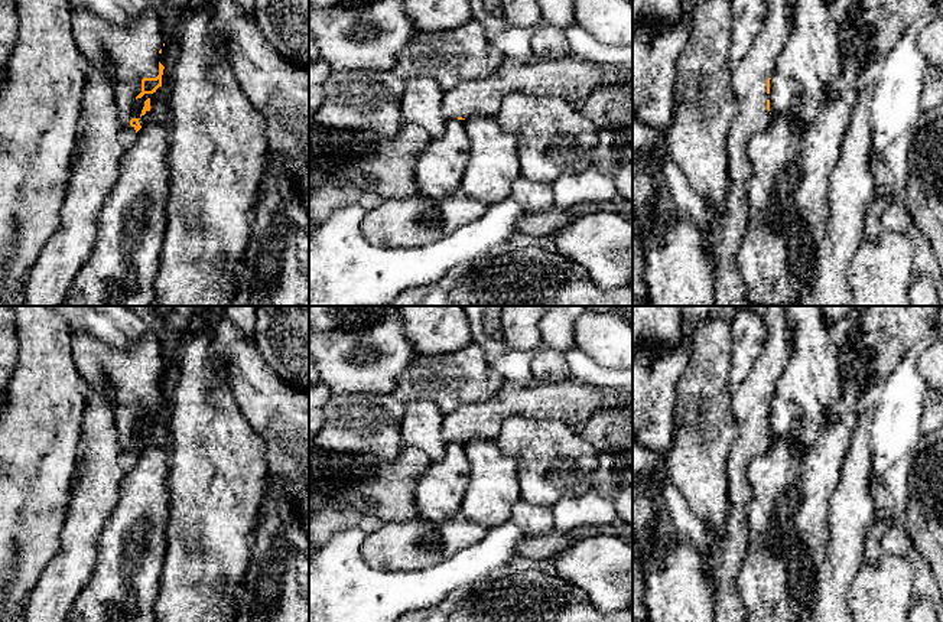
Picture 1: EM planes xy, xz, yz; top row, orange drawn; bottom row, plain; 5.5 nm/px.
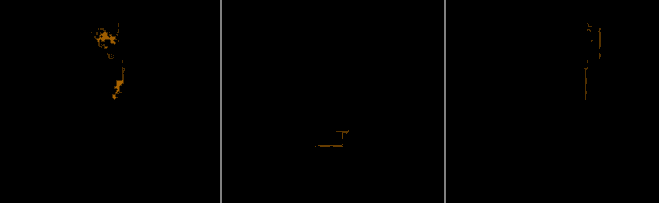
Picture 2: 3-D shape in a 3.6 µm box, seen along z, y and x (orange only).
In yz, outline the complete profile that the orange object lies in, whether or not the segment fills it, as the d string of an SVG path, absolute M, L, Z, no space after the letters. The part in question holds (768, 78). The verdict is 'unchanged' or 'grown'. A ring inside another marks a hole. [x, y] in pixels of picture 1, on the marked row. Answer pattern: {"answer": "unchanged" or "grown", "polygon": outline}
{"answer": "grown", "polygon": "M767 0L765 22L749 52L732 68L731 87L736 111L726 134L728 189L725 208L709 221L710 266L715 276L712 306L749 306L738 268L738 251L747 232L747 188L752 178L748 146L773 120L770 79L774 61L793 29L793 3Z"}

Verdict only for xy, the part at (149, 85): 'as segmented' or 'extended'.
extended

